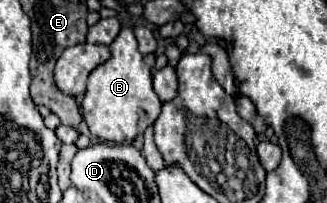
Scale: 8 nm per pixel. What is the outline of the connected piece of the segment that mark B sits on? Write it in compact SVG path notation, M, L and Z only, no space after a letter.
M121 28L119 36L113 40L111 58L97 66L89 80L87 92L83 98L83 120L87 122L93 136L101 142L115 142L115 144L129 144L137 140L139 132L143 134L147 126L151 126L159 112L161 102L153 90L153 76L149 66L145 66L141 52L137 50L137 40L131 28Z

